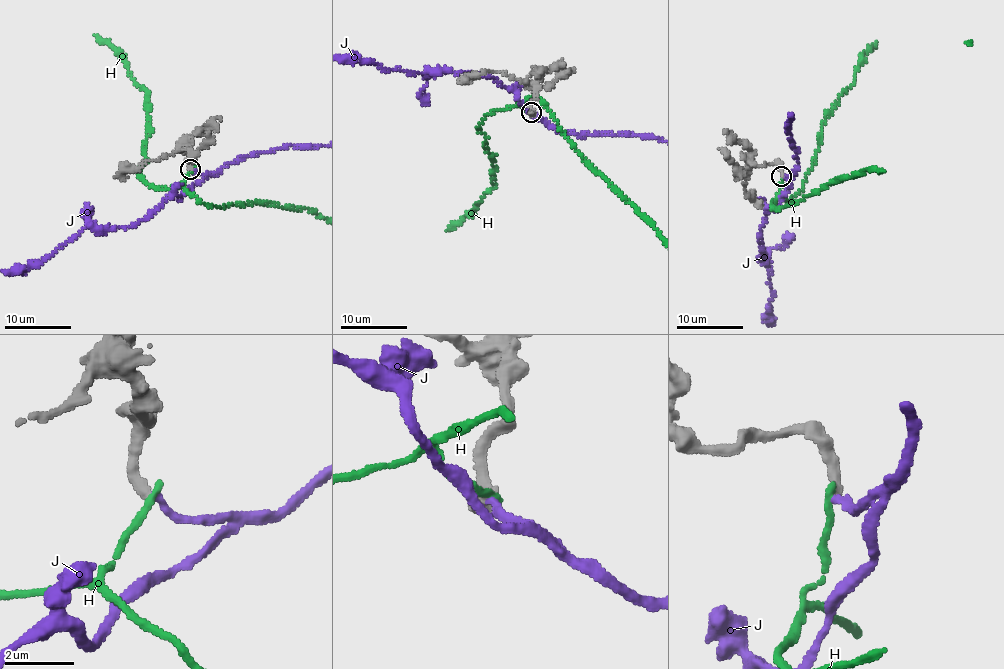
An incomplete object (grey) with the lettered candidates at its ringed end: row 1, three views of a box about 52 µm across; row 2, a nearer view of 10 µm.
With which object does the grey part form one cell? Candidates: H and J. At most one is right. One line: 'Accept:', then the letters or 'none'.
Accept: J

